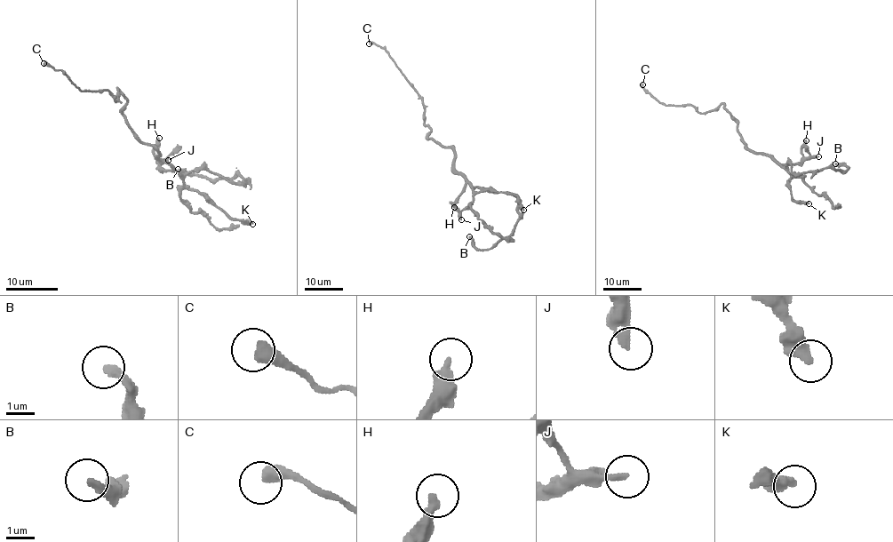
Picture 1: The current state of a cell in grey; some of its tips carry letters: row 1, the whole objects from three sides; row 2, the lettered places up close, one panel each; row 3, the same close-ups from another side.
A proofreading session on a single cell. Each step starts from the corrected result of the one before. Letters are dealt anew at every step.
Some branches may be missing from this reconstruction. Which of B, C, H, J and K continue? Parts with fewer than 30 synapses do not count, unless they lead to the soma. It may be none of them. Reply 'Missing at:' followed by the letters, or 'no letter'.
Missing at: B, J

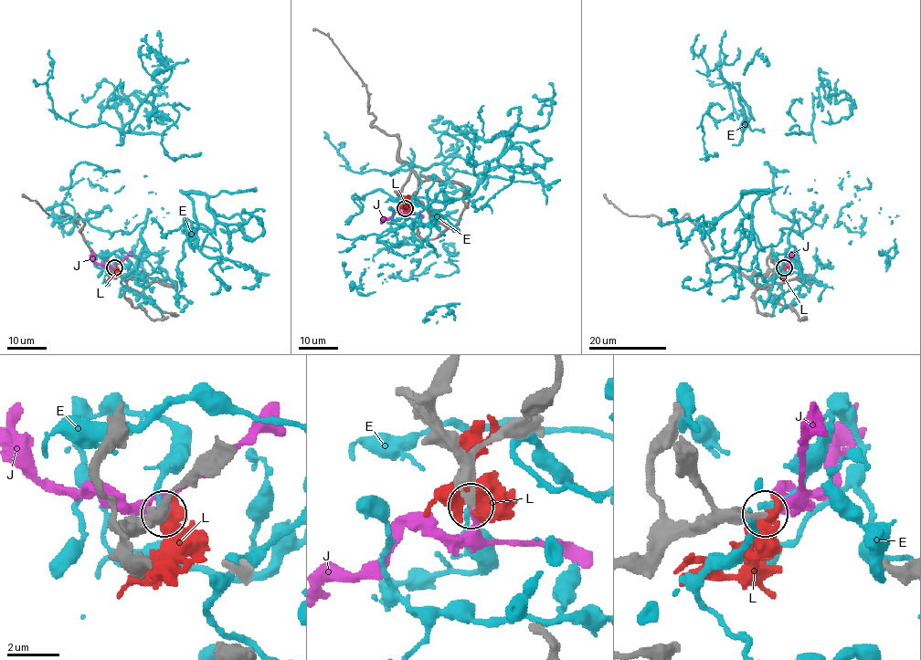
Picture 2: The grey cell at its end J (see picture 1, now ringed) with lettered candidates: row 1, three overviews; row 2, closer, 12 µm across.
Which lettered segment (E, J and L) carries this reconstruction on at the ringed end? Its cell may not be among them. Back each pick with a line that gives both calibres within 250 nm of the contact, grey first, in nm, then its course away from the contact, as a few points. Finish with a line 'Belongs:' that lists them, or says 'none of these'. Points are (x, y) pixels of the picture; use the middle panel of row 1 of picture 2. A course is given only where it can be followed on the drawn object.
J: 240/200 nm | via (405, 208), (404, 213), (396, 212), (384, 222)
Belongs: J

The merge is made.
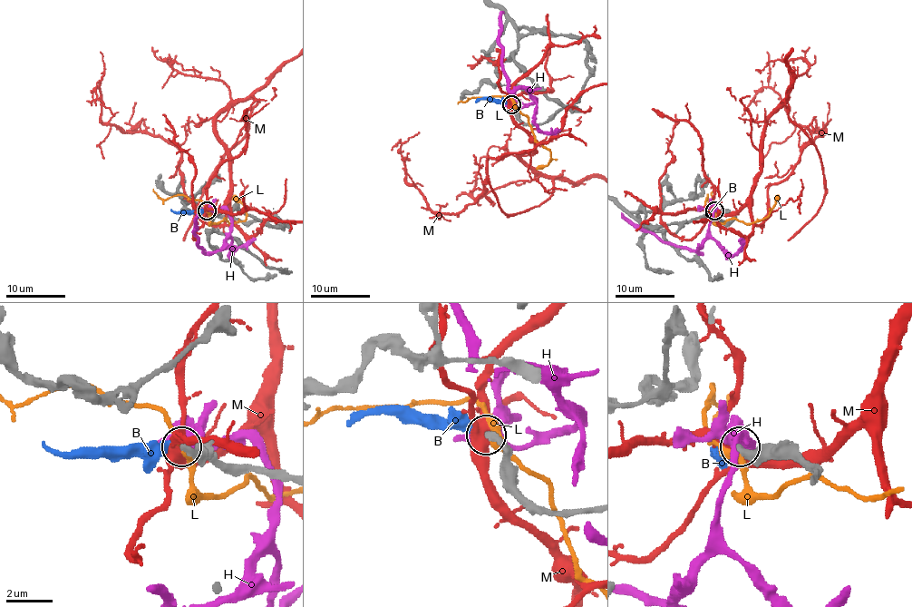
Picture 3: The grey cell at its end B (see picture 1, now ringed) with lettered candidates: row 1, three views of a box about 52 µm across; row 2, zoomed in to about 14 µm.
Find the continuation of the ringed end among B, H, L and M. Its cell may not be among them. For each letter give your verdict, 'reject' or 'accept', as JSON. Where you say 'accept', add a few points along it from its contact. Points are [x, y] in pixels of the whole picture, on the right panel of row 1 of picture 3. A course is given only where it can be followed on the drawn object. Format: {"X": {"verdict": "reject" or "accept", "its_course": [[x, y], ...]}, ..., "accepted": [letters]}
{"B": {"verdict": "accept"}, "H": {"verdict": "reject"}, "L": {"verdict": "reject"}, "M": {"verdict": "reject"}, "accepted": ["B"]}

